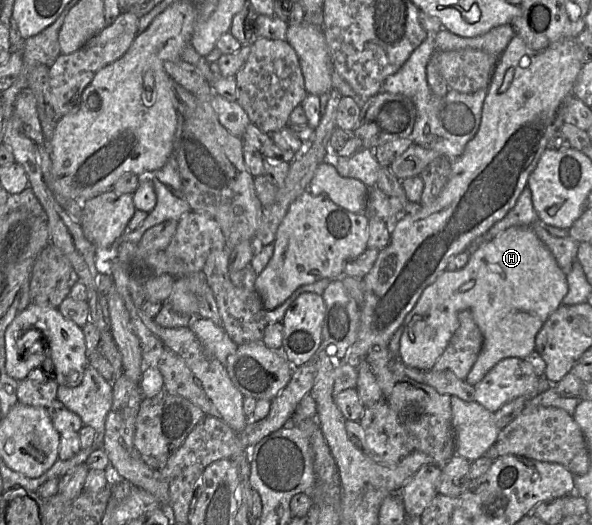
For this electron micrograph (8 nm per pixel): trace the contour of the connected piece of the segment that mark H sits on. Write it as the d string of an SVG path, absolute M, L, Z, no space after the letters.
M530 226L509 227L472 252L465 267L457 271L445 270L423 291L403 322L399 359L406 366L425 372L431 370L460 325L458 314L468 310L484 338L480 354L466 378L466 382L474 386L499 361L509 357L525 359L535 351L538 332L549 316L562 304L567 293L566 274L533 229Z

